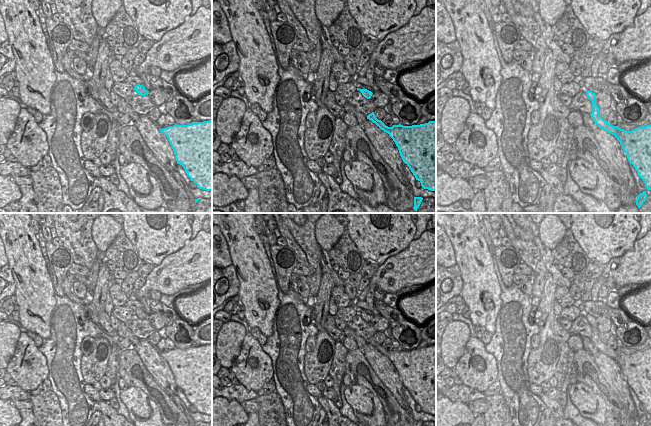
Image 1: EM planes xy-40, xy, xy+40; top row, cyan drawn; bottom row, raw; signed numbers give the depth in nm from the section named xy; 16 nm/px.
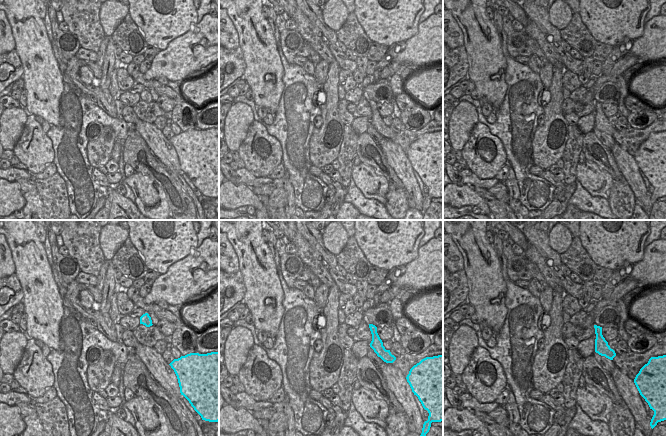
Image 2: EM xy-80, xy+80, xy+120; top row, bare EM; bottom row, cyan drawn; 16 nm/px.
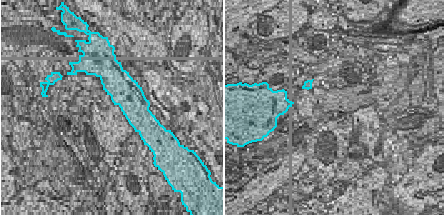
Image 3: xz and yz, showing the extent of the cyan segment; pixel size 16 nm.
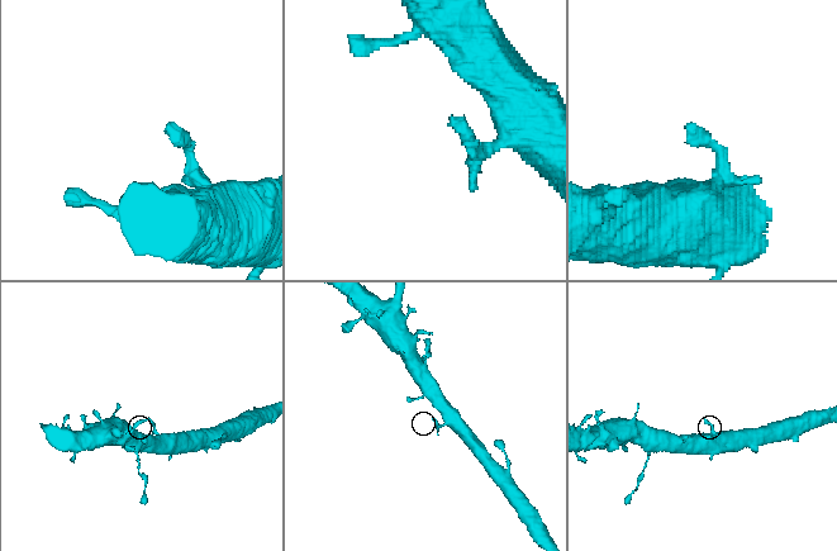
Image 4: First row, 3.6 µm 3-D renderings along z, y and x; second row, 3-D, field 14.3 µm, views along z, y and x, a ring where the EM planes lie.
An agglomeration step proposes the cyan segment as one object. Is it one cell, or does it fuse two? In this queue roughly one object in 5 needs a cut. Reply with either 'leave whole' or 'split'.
split

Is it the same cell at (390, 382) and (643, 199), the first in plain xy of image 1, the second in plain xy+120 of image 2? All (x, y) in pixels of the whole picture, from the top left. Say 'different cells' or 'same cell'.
same cell

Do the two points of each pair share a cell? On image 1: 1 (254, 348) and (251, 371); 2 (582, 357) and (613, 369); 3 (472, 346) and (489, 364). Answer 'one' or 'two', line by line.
1: one
2: two
3: one

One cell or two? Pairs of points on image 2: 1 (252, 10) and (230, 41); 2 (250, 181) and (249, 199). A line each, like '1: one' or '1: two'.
1: two
2: two

